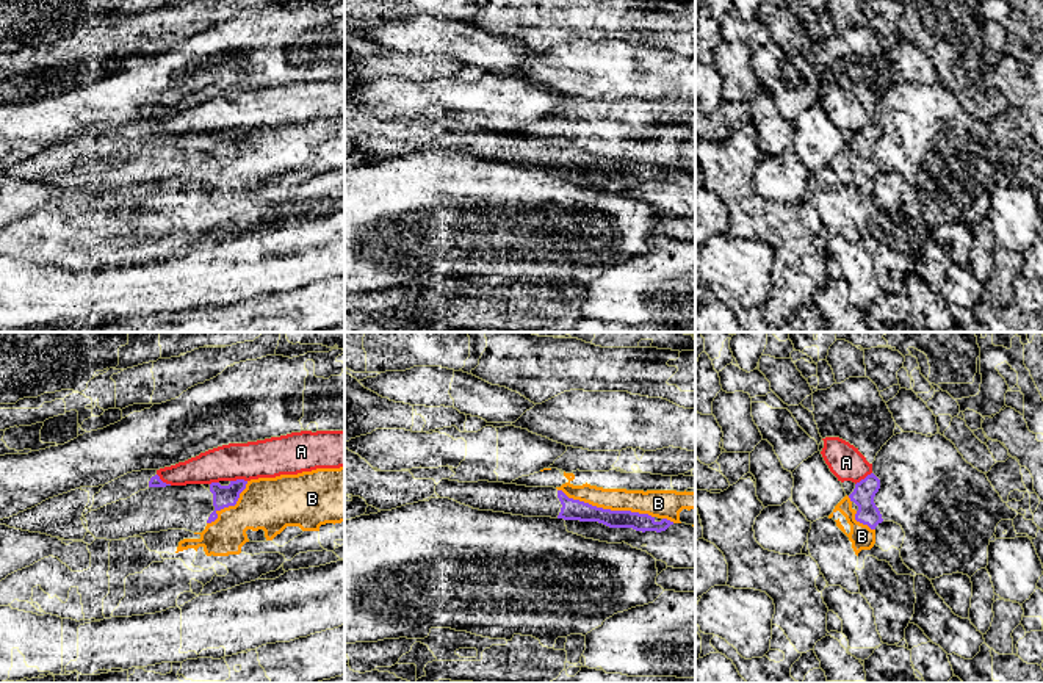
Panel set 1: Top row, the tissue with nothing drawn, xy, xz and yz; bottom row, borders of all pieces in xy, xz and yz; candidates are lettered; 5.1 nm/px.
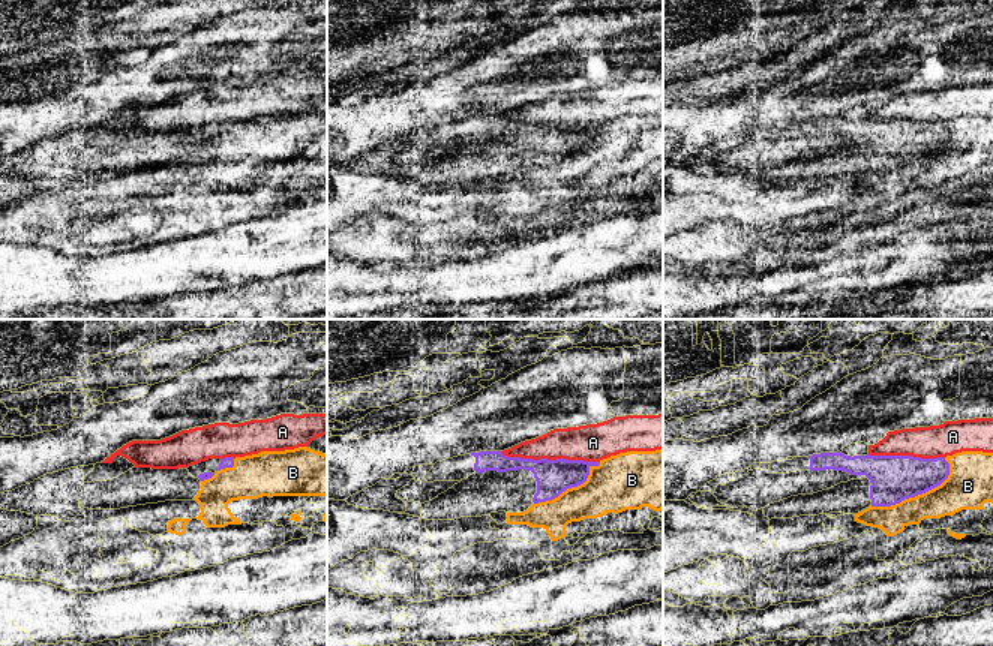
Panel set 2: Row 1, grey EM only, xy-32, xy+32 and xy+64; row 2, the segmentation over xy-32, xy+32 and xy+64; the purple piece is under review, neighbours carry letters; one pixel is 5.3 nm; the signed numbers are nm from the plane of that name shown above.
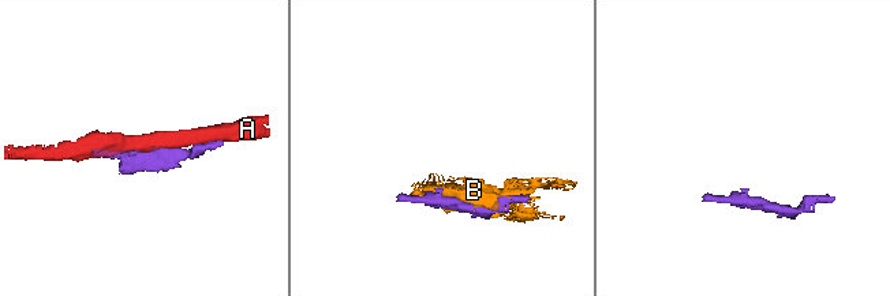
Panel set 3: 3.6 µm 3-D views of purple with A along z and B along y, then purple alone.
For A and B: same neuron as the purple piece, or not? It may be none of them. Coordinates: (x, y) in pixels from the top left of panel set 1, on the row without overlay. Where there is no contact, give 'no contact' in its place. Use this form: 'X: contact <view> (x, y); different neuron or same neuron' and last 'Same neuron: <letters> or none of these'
A: contact xy (238, 129); different neuron
B: contact xz (606, 159); different neuron
Same neuron: none of these

